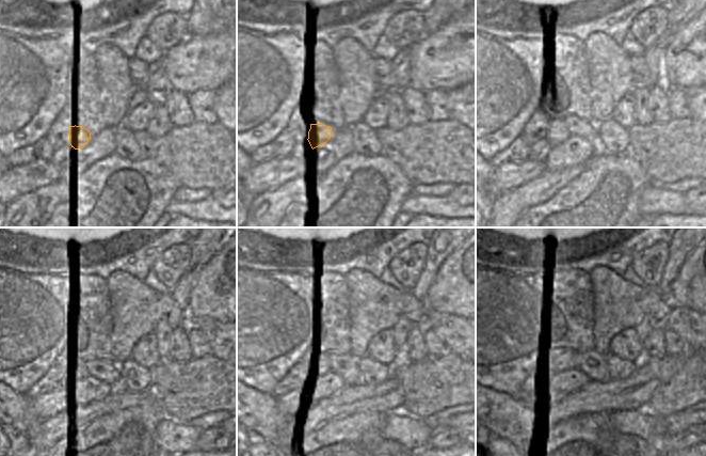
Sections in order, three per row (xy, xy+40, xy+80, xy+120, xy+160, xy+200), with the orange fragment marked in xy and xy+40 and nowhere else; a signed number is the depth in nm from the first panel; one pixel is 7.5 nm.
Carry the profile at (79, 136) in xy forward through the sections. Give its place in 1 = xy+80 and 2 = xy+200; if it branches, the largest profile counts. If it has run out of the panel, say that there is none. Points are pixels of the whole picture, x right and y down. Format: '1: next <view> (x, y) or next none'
1: next xy+80 (558, 132)
2: next xy+200 (562, 360)

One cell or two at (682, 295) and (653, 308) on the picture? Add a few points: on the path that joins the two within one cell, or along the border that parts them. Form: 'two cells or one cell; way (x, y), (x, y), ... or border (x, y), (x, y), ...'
two cells; border (666, 295), (671, 302)

